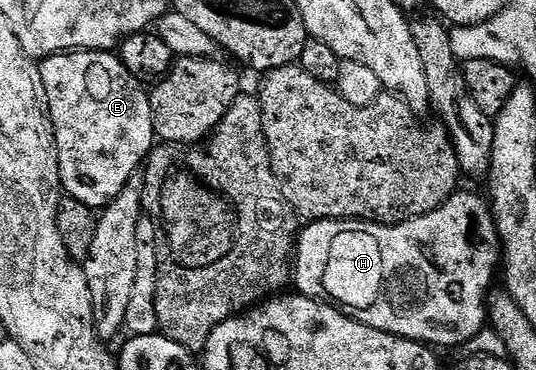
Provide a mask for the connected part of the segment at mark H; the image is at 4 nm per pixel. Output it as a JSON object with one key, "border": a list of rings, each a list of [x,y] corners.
{"border":[[[455,191],[442,207],[423,216],[405,220],[403,224],[379,224],[372,220],[315,220],[307,223],[296,240],[296,255],[292,263],[293,287],[298,287],[295,289],[303,296],[313,296],[316,300],[333,302],[337,307],[352,314],[361,324],[367,324],[381,332],[403,336],[405,340],[416,340],[427,346],[437,346],[439,349],[454,348],[457,344],[466,346],[474,335],[480,334],[487,327],[488,301],[492,296],[490,287],[494,284],[494,275],[499,275],[500,265],[503,263],[503,248],[494,223],[491,205],[485,199],[482,201],[474,192],[462,191]]]}

